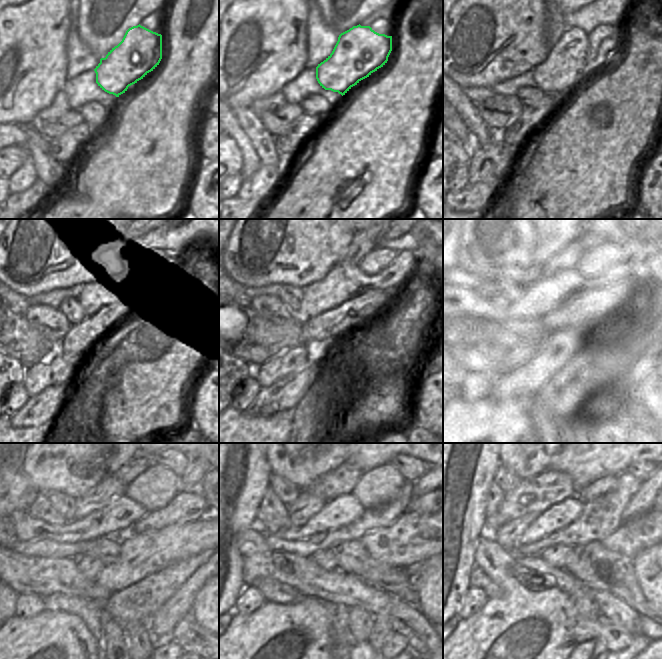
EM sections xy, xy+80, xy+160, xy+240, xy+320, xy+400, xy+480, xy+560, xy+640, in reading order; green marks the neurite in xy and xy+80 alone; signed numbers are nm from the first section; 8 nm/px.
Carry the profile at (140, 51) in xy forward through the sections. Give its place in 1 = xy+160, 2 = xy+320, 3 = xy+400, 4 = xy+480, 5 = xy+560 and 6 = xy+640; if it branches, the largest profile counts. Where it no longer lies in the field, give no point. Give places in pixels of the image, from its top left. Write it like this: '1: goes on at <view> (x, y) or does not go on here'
1: goes on at xy+160 (571, 61)
2: goes on at xy+320 (344, 280)
3: goes on at xy+400 (544, 295)
4: goes on at xy+480 (115, 520)
5: goes on at xy+560 (345, 509)
6: goes on at xy+640 (563, 513)

